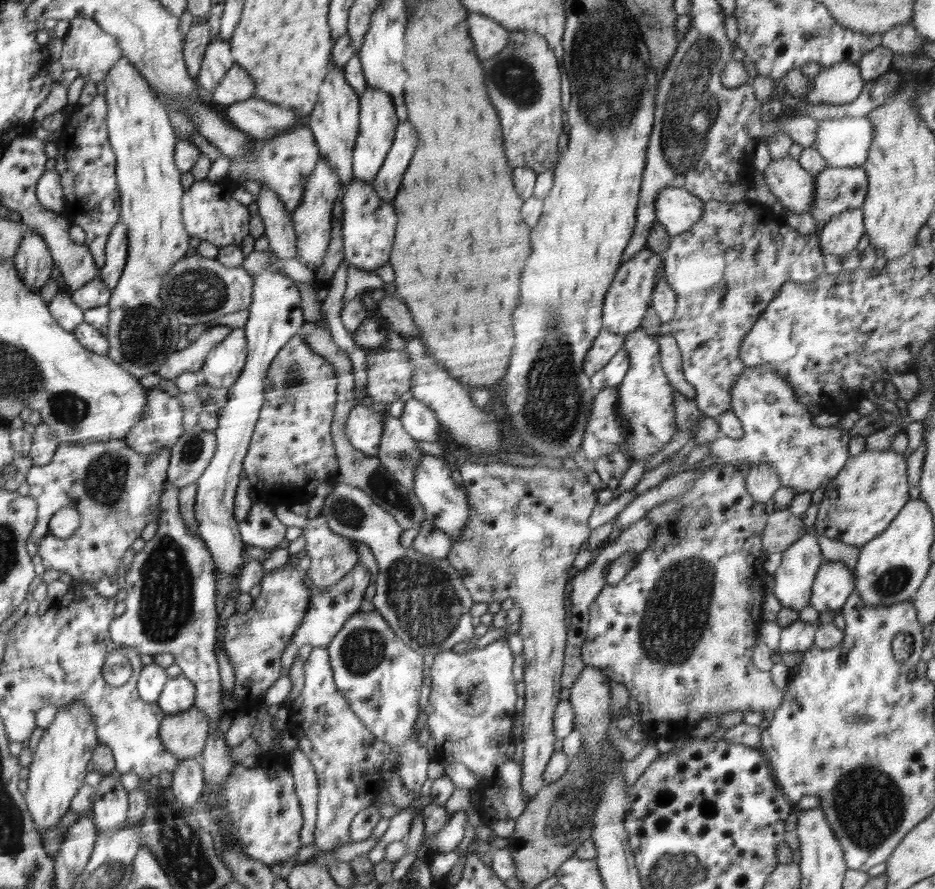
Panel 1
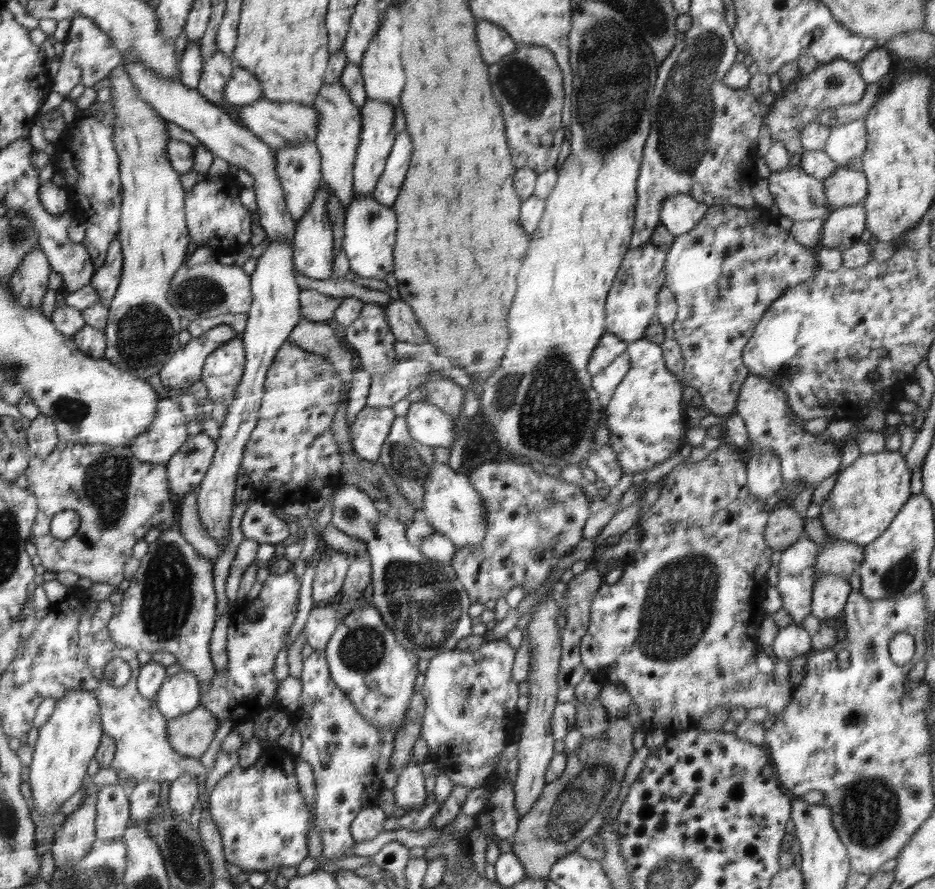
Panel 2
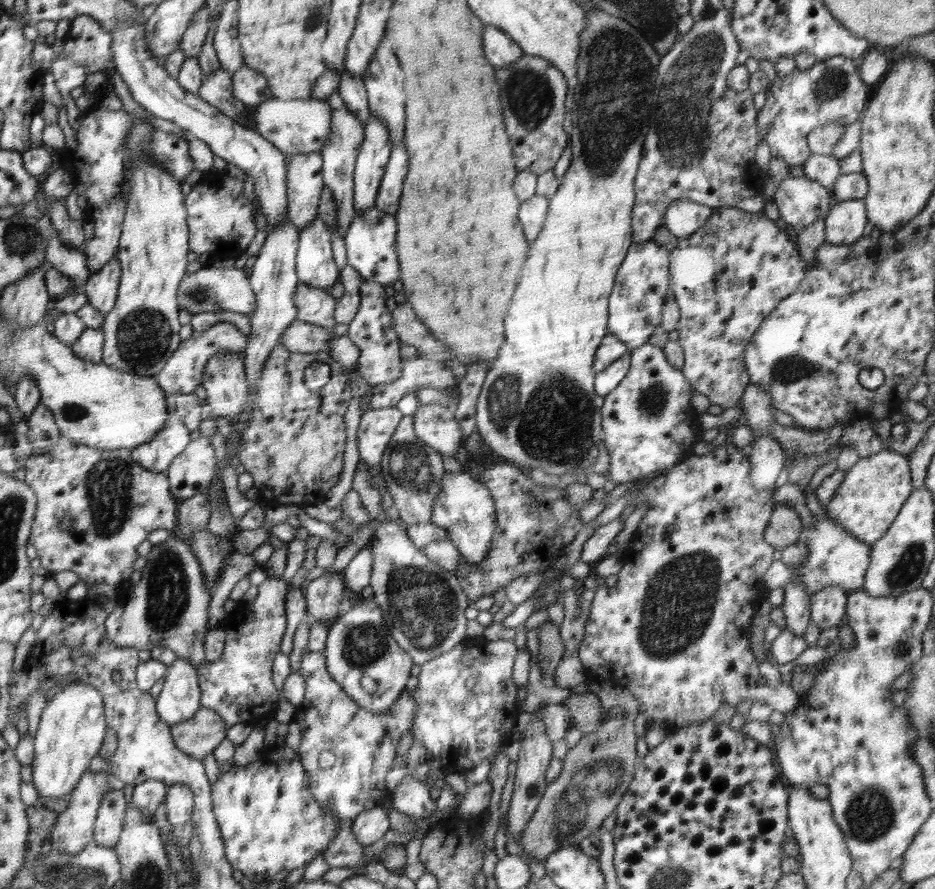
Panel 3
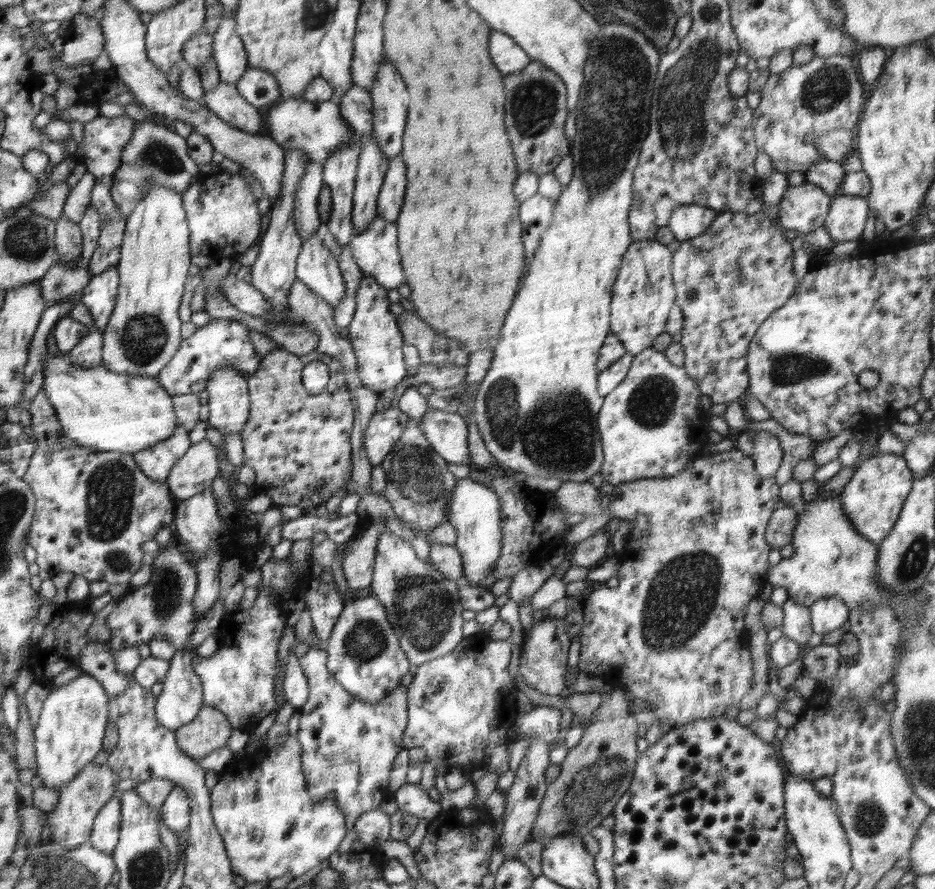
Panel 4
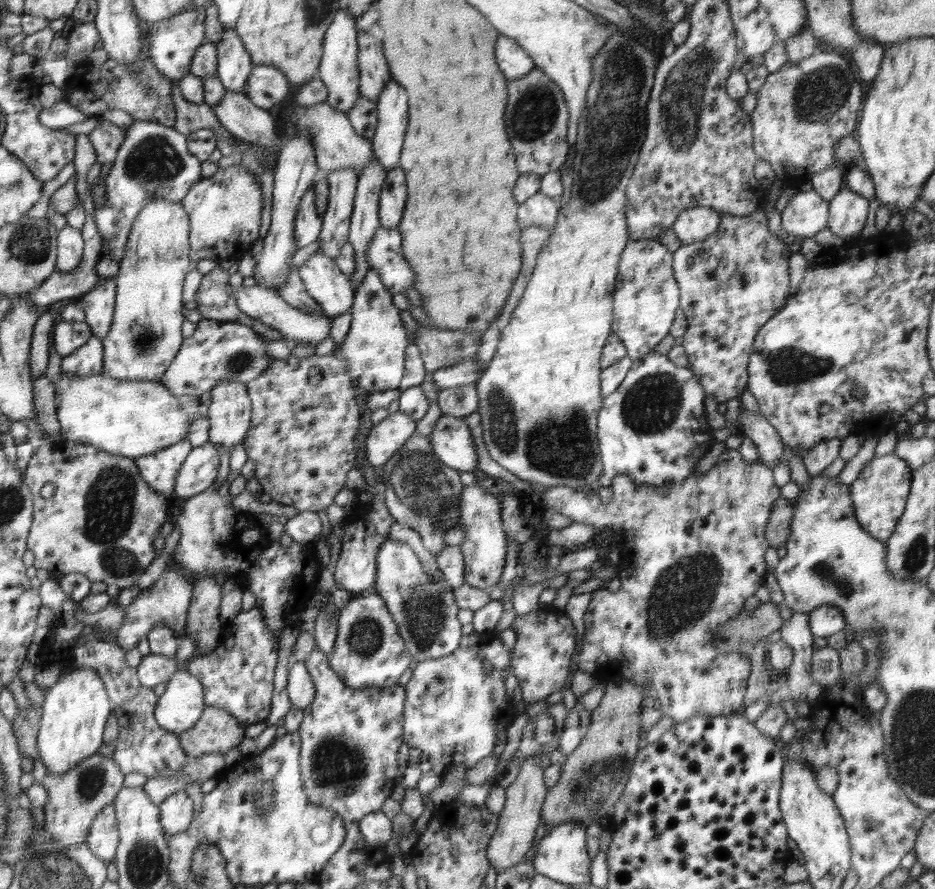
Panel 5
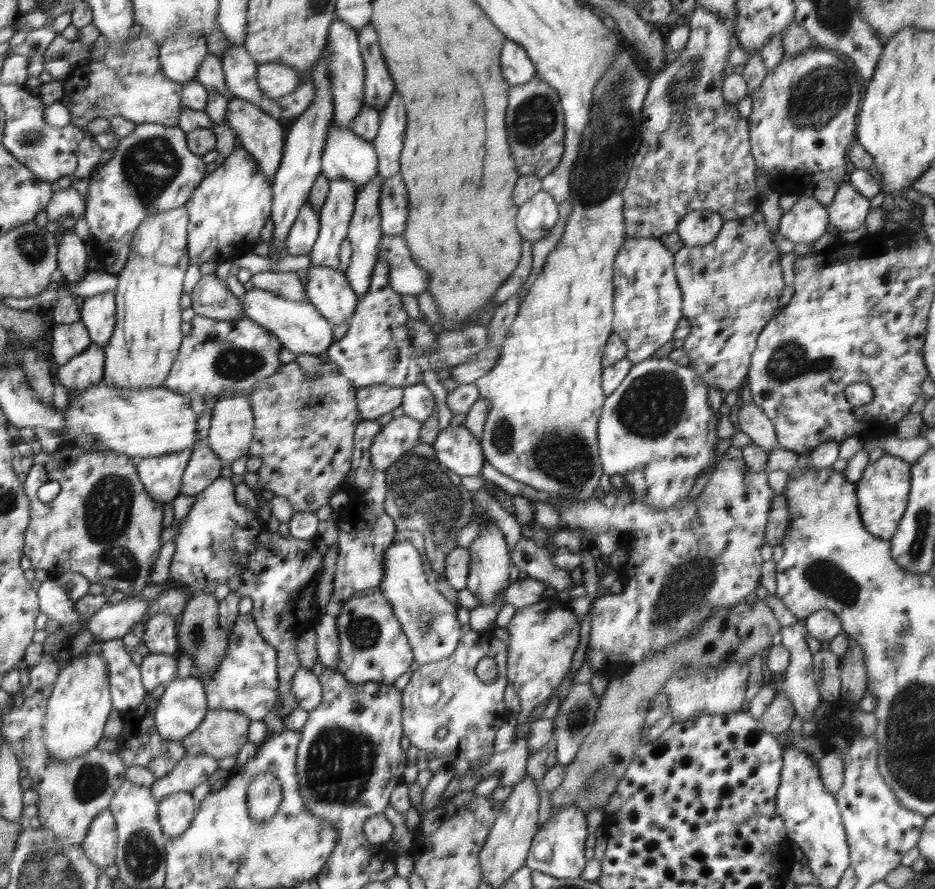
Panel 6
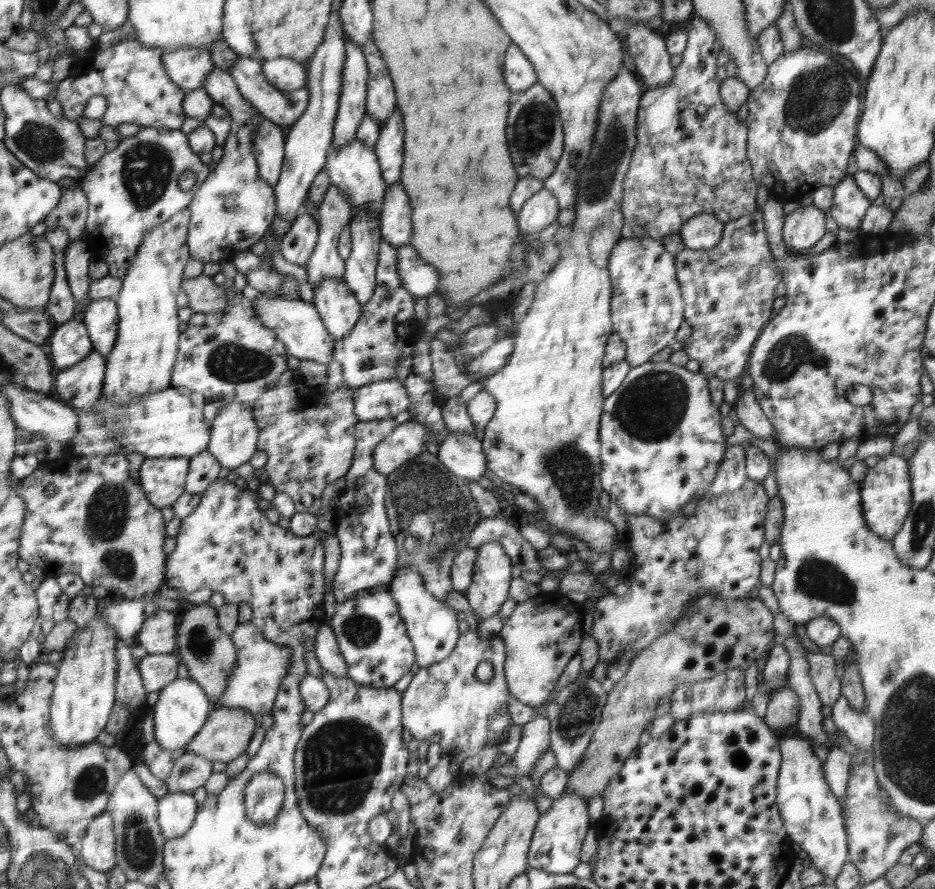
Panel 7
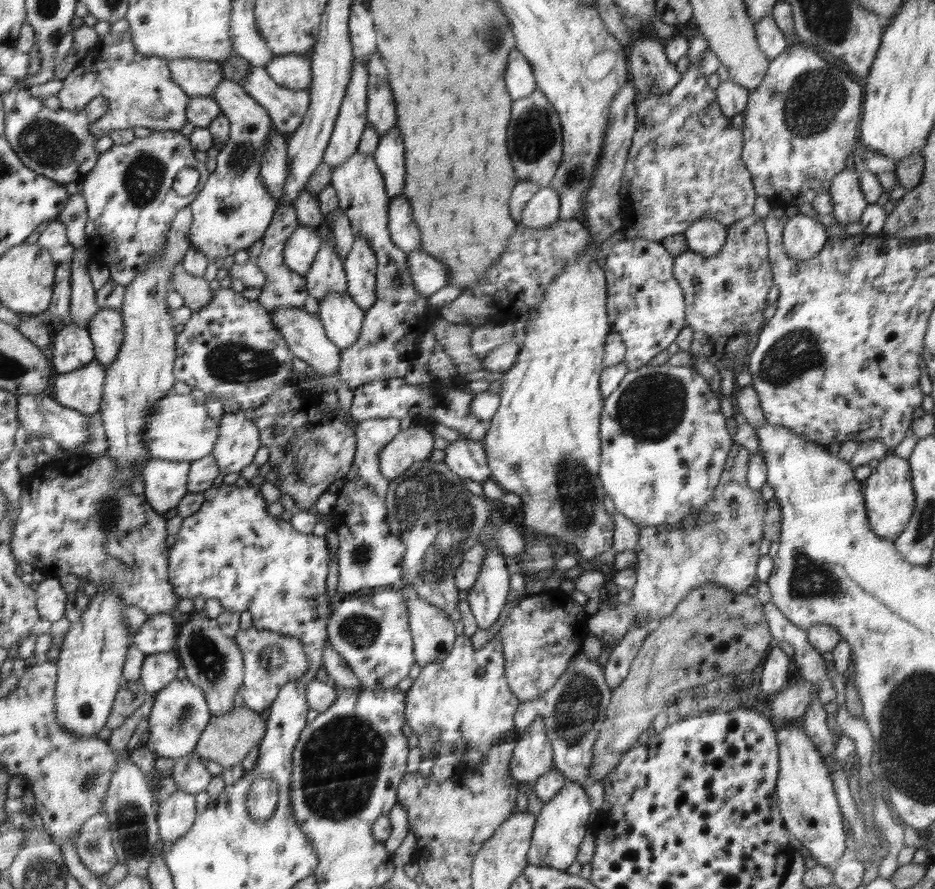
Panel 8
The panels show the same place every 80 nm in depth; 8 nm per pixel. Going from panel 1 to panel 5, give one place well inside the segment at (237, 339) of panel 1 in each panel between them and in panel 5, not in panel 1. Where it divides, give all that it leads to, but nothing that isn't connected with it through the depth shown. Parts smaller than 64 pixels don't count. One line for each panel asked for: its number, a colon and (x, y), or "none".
2: (222, 374)
3: (225, 380)
4: (229, 393)
5: (230, 411)

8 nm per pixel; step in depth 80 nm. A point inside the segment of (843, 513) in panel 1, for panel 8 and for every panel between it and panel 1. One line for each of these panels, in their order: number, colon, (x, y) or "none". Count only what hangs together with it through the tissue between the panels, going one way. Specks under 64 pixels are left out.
2: (867, 495)
3: (873, 491)
4: (873, 499)
5: (879, 495)
6: (883, 491)
7: (886, 494)
8: (889, 498)

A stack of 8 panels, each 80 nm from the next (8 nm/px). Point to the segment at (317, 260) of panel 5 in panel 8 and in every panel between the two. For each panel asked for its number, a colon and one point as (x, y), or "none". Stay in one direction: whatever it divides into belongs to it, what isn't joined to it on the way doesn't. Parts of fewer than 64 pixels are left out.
6: (327, 289)
7: (336, 304)
8: (342, 319)

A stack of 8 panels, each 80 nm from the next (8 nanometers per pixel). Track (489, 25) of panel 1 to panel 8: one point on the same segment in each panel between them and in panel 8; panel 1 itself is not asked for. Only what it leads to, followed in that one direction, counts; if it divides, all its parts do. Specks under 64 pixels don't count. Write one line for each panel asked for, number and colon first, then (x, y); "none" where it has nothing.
2: (495, 43)
3: (501, 50)
4: (506, 54)
5: (514, 61)
6: (517, 67)
7: (520, 75)
8: (520, 81)

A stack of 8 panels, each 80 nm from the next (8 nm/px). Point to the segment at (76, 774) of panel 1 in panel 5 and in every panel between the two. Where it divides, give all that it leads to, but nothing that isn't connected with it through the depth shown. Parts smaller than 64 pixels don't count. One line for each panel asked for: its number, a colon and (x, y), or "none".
2: (68, 740)
3: (72, 727)
4: (69, 734)
5: (76, 709)

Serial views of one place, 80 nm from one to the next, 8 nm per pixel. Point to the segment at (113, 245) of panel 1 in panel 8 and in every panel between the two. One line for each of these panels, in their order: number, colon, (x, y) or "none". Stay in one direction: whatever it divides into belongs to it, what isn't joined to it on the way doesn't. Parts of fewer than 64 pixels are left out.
2: (106, 280)
3: (102, 288)
4: (99, 296)
5: (98, 305)
6: (98, 313)
7: (101, 317)
8: (106, 327)

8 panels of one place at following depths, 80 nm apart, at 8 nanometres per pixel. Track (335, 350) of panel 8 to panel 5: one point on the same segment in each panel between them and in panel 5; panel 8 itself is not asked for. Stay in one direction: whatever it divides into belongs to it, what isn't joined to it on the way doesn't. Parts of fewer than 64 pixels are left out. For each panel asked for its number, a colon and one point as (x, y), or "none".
5: (265, 305)
6: (301, 328)
7: (298, 324)

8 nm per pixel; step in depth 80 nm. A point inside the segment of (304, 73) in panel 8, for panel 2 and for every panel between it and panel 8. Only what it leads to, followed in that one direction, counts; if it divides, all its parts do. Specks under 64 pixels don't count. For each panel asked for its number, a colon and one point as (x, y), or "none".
2: (243, 87)
3: (250, 87)
4: (260, 88)
5: (267, 85)
6: (276, 79)
7: (286, 74)

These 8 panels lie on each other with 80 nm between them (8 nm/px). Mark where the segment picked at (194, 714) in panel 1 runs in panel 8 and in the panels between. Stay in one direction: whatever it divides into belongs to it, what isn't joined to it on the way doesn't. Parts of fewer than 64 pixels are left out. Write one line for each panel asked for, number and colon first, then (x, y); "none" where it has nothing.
2: (190, 735)
3: (199, 736)
4: (210, 731)
5: (217, 731)
6: (222, 733)
7: (226, 734)
8: (227, 740)

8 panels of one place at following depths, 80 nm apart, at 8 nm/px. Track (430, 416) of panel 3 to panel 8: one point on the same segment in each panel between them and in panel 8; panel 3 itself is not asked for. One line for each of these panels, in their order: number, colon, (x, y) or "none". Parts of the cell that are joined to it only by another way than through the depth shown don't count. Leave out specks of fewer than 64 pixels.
4: (447, 432)
5: (451, 439)
6: (456, 447)
7: (462, 453)
8: (465, 457)

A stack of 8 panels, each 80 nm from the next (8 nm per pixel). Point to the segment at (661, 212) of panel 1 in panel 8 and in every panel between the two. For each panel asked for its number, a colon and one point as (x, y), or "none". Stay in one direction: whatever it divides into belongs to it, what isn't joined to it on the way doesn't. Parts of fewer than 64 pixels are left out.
2: (680, 213)
3: (682, 218)
4: (689, 221)
5: (694, 224)
6: (700, 227)
7: (703, 231)
8: (705, 236)

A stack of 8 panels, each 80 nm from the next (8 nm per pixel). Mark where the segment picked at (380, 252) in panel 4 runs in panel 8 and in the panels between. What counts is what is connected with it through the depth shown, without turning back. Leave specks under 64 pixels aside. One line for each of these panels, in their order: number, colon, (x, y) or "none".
5: (384, 255)
6: (405, 277)
7: (420, 280)
8: (428, 275)

